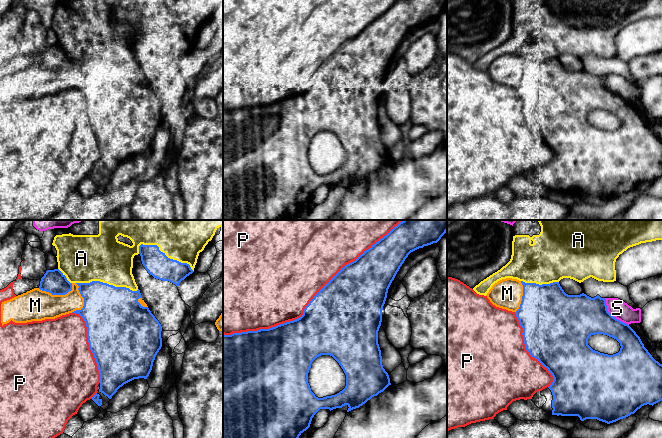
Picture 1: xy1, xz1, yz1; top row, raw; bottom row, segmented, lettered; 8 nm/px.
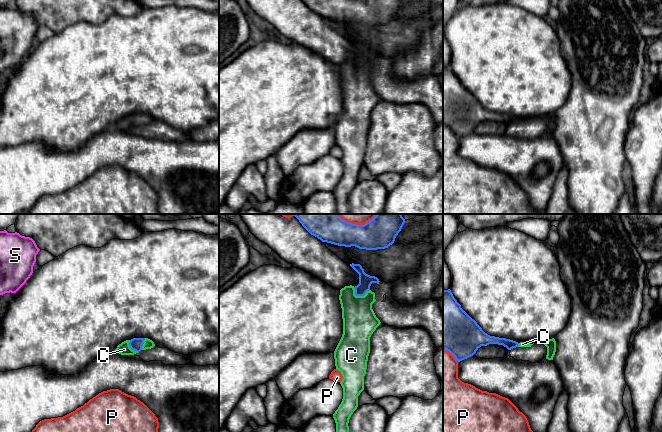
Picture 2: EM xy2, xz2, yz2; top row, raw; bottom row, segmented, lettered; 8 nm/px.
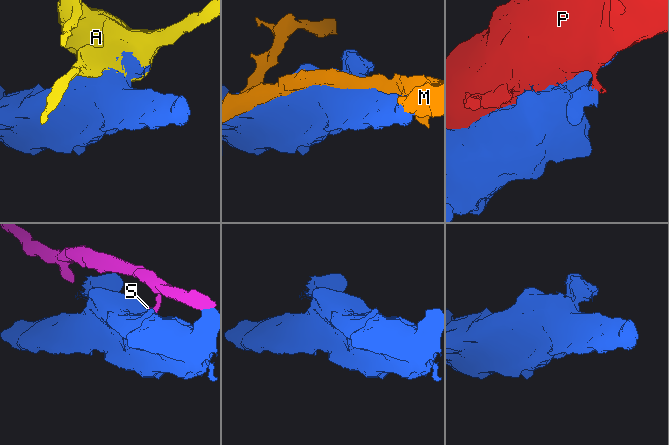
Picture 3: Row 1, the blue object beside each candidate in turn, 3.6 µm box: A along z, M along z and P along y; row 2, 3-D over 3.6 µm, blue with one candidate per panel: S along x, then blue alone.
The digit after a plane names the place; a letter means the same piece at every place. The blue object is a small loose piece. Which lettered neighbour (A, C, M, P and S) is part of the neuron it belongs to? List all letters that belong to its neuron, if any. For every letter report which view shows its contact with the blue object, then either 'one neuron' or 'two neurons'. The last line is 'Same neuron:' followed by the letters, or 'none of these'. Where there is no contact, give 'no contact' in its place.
A: xy1 | two neurons
C: xz2 | one neuron
M: xy1 | two neurons
P: xz1 | two neurons
S: yz1 | two neurons
Same neuron: C

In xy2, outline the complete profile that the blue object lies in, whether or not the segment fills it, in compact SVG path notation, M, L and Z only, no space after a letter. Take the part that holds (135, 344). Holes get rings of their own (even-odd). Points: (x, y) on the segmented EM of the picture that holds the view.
M133 338L119 344L114 352L121 355L134 355L141 350L151 349L154 346L154 342L148 338Z

